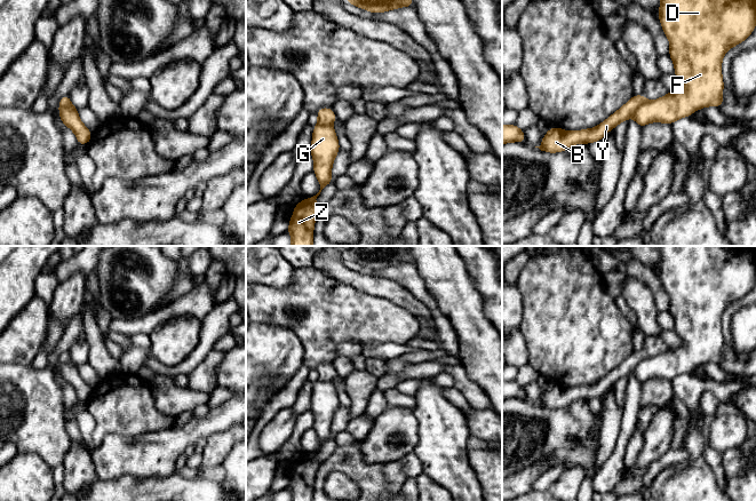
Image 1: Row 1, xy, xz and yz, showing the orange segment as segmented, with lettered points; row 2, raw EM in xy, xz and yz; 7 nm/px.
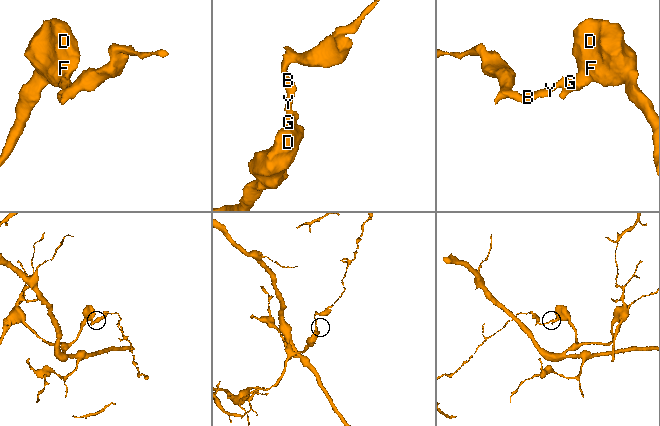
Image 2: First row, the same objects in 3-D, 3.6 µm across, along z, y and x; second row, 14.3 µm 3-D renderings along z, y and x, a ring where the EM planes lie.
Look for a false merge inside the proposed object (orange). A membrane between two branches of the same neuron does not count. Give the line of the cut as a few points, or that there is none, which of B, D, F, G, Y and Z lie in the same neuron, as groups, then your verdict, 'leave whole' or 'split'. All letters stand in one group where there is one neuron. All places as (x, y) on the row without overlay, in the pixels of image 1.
yz (647, 357), (643, 358), (633, 370) | B Y / D F G Z | split

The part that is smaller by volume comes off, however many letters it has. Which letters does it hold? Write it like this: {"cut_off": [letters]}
{"cut_off": ["B", "Y"]}

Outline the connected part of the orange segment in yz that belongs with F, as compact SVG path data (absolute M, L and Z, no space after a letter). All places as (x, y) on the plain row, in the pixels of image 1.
M658 246L660 253L659 276L670 299L669 312L674 318L676 334L682 339L681 348L669 348L663 353L645 358L634 369L634 375L642 384L650 379L671 381L677 375L691 371L706 363L721 364L724 339L722 316L725 309L743 299L756 283L756 252L742 246L725 248L724 246Z

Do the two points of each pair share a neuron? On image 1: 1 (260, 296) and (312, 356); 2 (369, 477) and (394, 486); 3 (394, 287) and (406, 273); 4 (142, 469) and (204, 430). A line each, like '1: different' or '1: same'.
1: same
2: different
3: different
4: same

